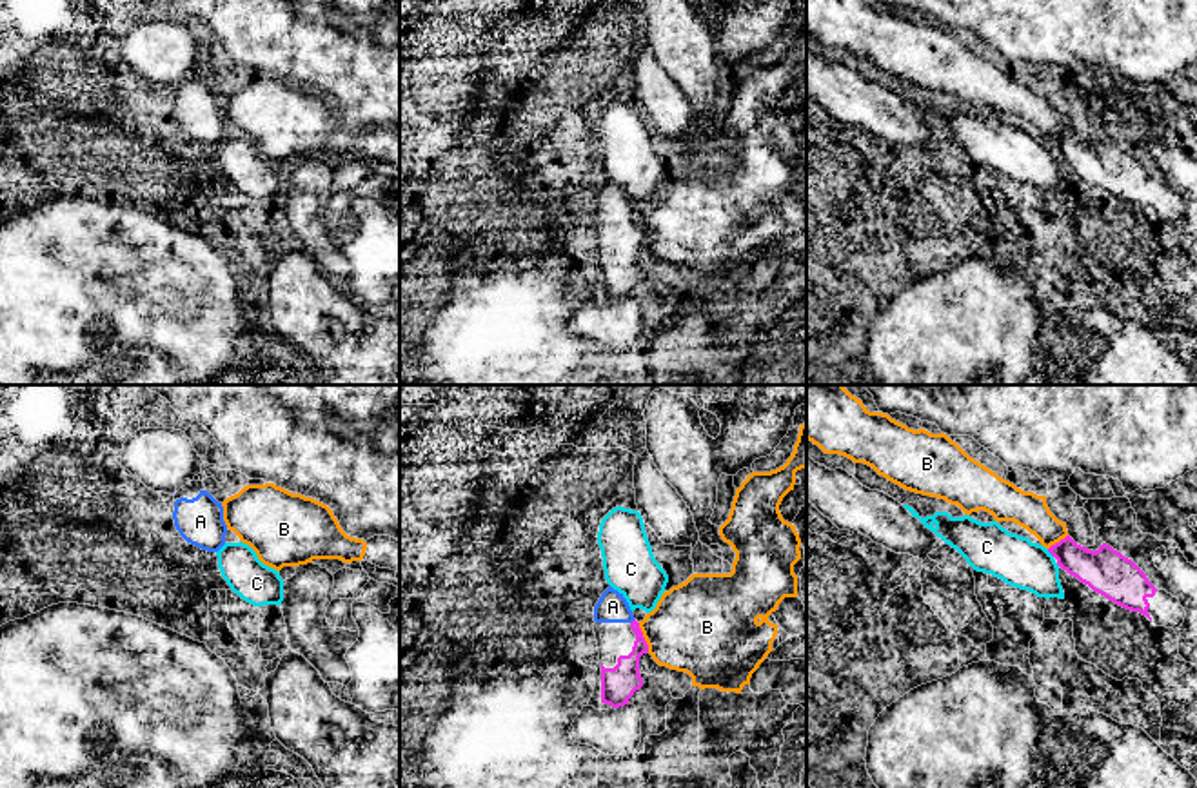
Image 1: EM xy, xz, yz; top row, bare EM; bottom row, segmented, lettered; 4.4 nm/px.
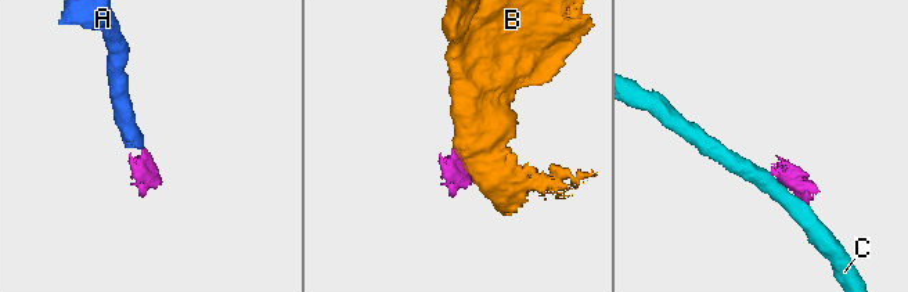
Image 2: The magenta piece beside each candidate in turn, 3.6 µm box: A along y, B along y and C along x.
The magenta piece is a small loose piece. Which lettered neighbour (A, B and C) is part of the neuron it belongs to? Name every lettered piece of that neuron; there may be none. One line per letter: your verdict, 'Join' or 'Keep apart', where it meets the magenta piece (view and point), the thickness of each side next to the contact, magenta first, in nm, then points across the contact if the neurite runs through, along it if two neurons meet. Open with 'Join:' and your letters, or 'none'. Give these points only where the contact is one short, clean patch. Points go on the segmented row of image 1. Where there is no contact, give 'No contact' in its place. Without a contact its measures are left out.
Join: A
A: Join. Touches magenta at xz (633, 621). Thickness 130 nm (magenta) against 140 nm. Path across: xz (625, 676), (638, 650), (633, 621), (613, 607)
B: Keep apart. Touches magenta at xz (643, 638). Thickness 160 nm (magenta) against 420 nm. Boundary: xz (638, 623), (649, 650)
C: Keep apart. Touches magenta at yz (1050, 552). Thickness 190 nm (magenta) against 220 nm

